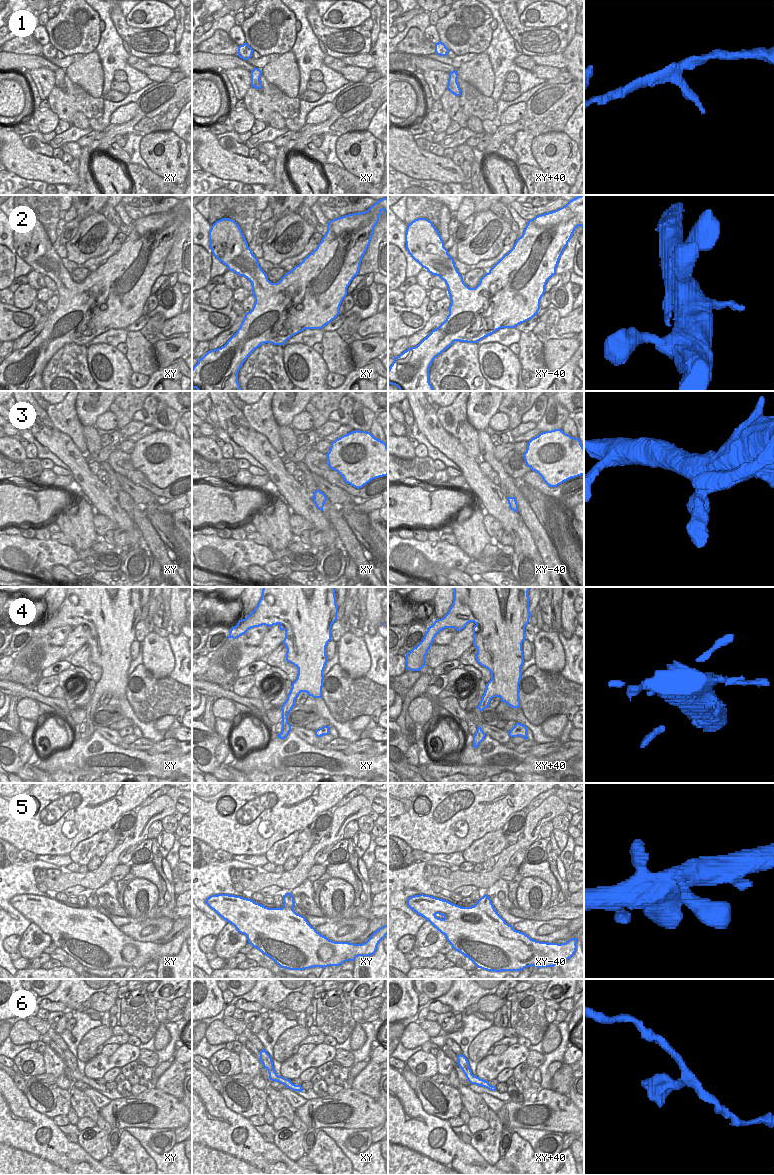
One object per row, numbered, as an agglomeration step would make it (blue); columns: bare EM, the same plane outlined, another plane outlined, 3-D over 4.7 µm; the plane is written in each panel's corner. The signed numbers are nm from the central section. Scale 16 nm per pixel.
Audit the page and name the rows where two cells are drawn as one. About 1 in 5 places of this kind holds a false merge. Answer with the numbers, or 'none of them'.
none of them

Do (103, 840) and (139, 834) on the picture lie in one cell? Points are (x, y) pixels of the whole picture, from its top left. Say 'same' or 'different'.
different

